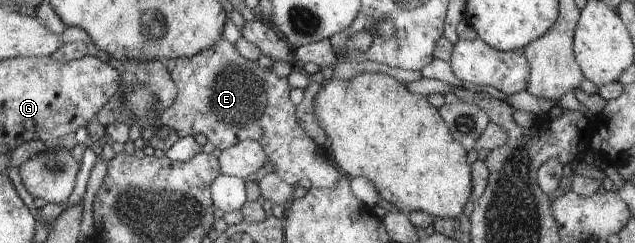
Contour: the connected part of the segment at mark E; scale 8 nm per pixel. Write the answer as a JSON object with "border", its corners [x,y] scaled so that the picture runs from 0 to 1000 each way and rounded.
{"border":[[[351,160],[351,169],[343,169],[342,181],[335,185],[335,193],[331,193],[329,202],[321,202],[307,235],[282,235],[282,243],[277,243],[276,259],[276,284],[269,292],[268,313],[272,321],[272,333],[276,333],[279,391],[276,403],[276,424],[272,424],[269,440],[258,449],[257,465],[254,465],[250,481],[257,519],[272,531],[272,539],[279,547],[279,564],[283,568],[290,568],[291,560],[323,556],[328,580],[332,580],[332,588],[335,588],[342,613],[348,617],[361,613],[383,576],[405,580],[405,588],[414,605],[414,621],[417,621],[422,663],[430,679],[430,712],[436,712],[436,720],[439,720],[446,745],[455,753],[455,761],[465,761],[471,753],[474,737],[487,737],[491,770],[509,778],[515,770],[515,778],[528,778],[528,761],[534,753],[534,737],[537,737],[537,720],[540,712],[521,663],[512,663],[509,654],[509,642],[504,638],[506,605],[501,601],[469,510],[465,465],[468,436],[458,424],[457,374],[460,370],[460,358],[455,354],[452,317],[436,317],[428,280],[411,276],[411,267],[408,267],[405,255],[397,255],[394,243],[383,235],[373,189],[370,181],[364,181],[356,160]]]}

